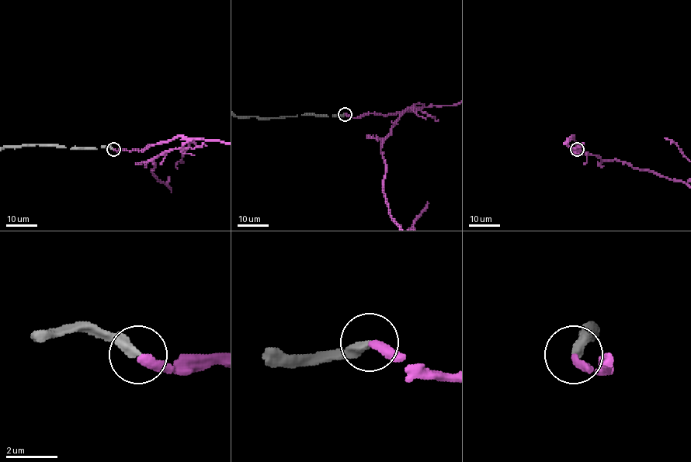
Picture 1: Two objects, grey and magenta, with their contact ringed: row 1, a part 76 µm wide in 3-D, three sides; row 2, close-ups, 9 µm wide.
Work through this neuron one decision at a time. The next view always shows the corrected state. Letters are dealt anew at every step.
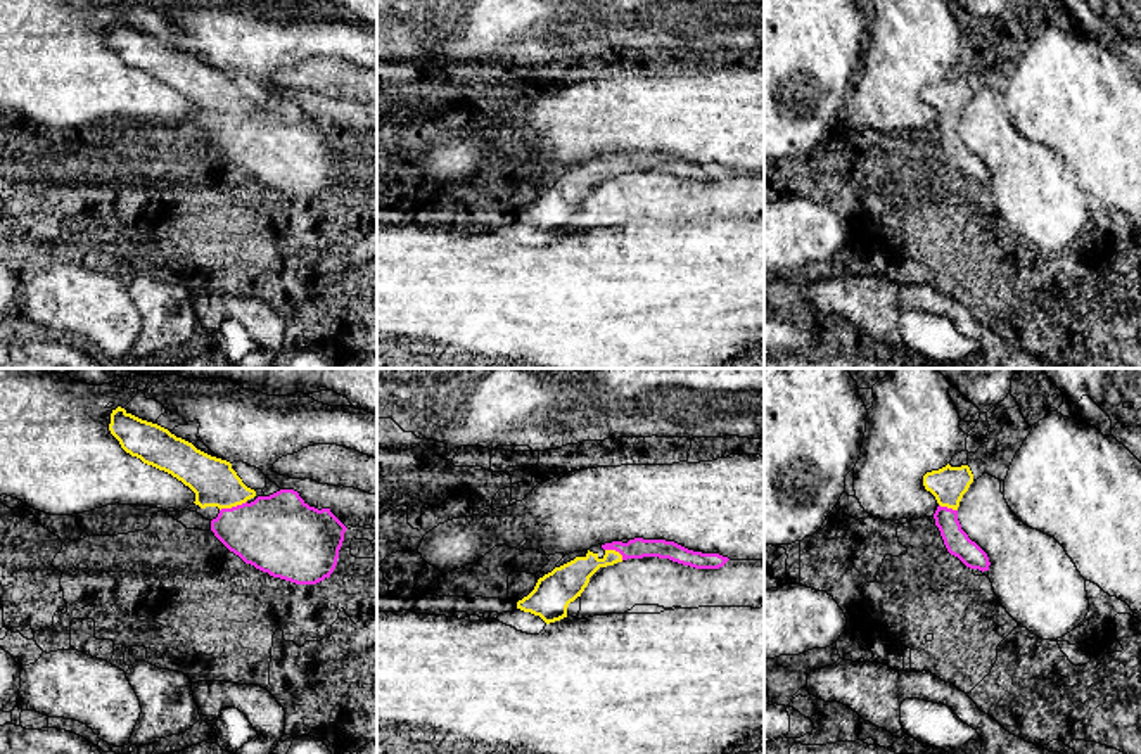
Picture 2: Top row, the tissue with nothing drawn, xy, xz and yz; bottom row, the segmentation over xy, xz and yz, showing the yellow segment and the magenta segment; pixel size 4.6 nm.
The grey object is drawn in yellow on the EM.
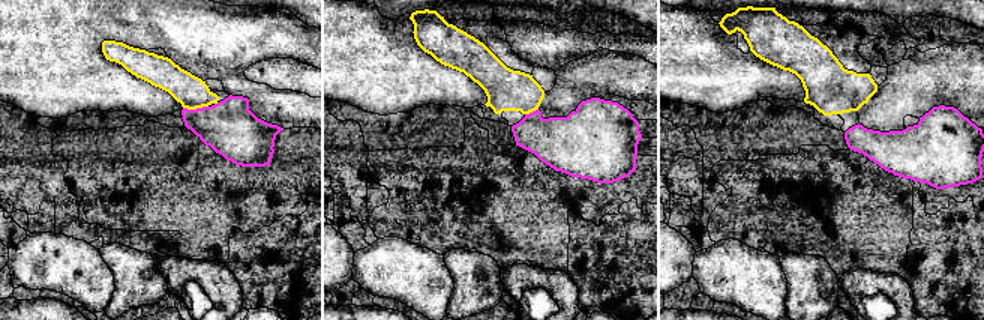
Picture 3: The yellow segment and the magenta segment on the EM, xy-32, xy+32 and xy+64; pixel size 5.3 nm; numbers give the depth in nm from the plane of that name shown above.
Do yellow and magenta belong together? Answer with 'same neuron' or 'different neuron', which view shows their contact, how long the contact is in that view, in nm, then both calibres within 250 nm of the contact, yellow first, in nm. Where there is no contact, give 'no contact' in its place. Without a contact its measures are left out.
same neuron; contact in xy; length 140 nm; calibres 220 and 360 nm

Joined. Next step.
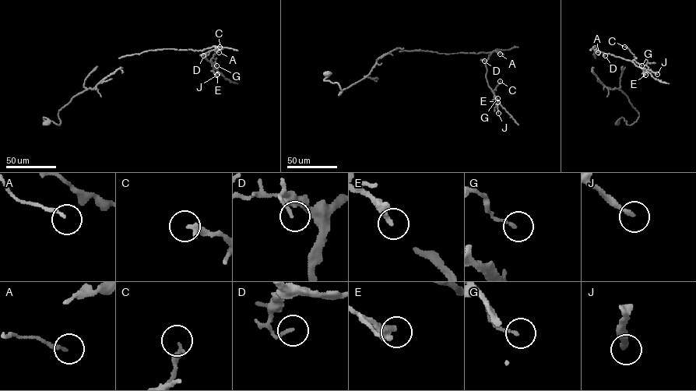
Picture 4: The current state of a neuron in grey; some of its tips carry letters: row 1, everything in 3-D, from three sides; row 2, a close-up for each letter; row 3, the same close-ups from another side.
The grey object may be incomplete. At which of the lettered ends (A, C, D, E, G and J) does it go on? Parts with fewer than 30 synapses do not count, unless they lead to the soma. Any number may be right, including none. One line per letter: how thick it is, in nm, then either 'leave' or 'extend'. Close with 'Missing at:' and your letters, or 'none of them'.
A: calibre 160 nm; leave
C: calibre 260 nm; leave
D: calibre 130 nm; leave
E: calibre 280 nm; leave
G: calibre 140 nm; leave
J: calibre 200 nm; extend
Missing at: J

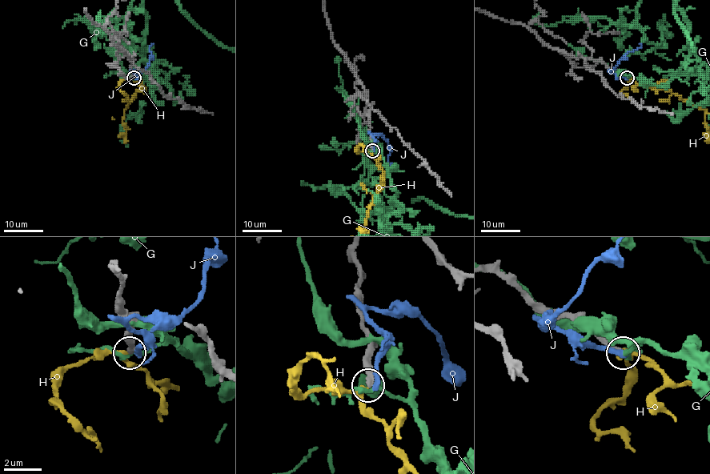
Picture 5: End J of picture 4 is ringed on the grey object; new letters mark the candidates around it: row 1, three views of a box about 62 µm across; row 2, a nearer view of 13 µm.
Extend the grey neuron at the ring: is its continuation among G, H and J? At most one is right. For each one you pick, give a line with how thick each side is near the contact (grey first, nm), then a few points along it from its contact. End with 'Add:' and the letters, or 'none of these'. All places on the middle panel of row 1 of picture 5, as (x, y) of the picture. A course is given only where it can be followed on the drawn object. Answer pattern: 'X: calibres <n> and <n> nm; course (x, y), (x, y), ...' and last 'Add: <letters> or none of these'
H: calibres 240 and 200 nm
Add: H

